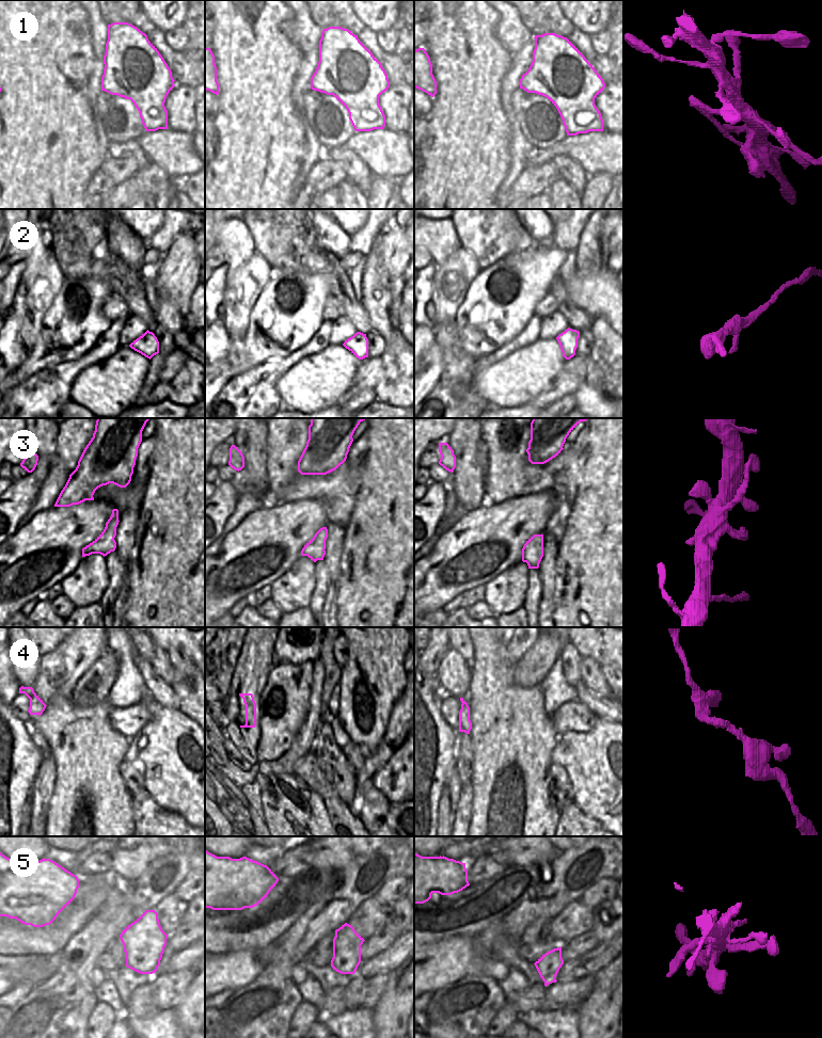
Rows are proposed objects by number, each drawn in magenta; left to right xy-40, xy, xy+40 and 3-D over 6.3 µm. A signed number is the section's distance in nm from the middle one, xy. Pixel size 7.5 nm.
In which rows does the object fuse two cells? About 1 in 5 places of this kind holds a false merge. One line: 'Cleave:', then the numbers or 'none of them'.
Cleave: 3.

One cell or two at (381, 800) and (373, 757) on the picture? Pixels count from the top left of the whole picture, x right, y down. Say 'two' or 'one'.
one

